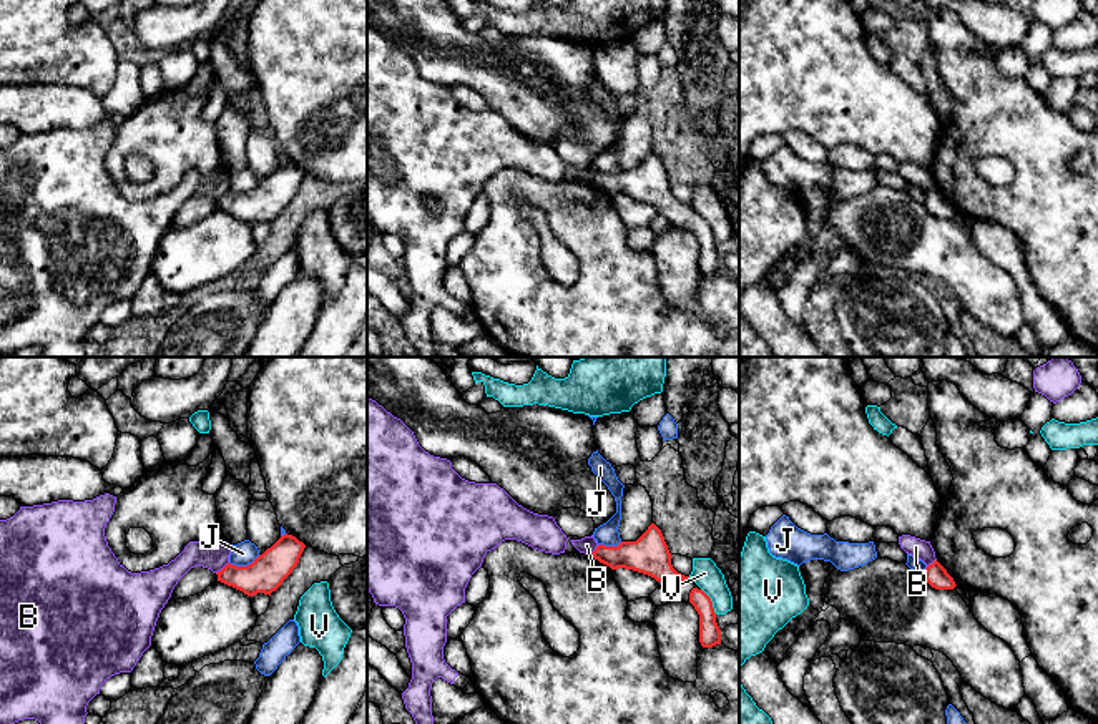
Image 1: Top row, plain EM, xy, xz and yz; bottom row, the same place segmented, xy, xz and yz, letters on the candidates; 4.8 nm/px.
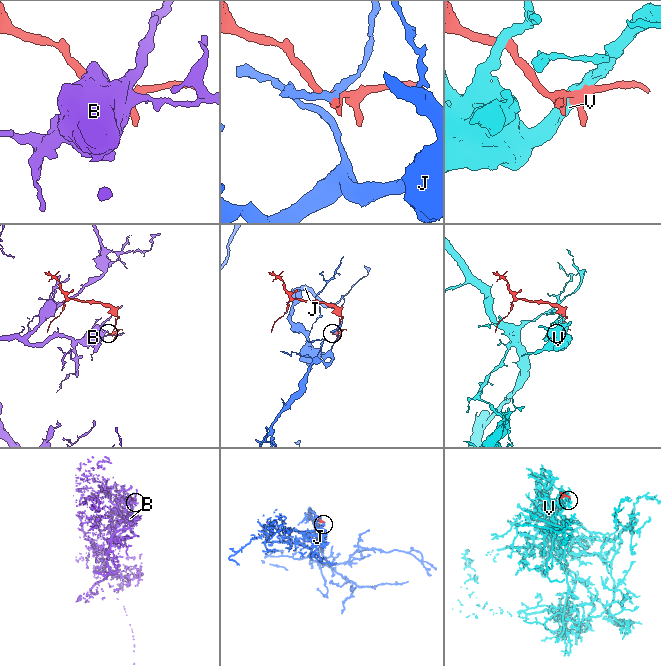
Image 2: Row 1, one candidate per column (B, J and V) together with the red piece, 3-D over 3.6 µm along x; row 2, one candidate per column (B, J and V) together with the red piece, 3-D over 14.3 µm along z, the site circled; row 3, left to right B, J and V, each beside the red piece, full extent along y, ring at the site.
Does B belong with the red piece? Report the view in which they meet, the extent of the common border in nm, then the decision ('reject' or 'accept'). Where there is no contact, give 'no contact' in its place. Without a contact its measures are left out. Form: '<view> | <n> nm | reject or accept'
xy | 90 nm | reject

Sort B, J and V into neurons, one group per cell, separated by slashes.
B / J / V

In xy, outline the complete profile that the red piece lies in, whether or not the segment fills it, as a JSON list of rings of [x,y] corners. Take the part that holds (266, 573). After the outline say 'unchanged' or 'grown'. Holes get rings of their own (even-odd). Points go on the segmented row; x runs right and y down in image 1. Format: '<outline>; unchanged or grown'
[[[286,533],[251,565],[236,566],[228,563],[216,573],[218,581],[236,588],[248,596],[257,593],[271,596],[297,566],[304,548],[306,545],[302,541]]]; unchanged

